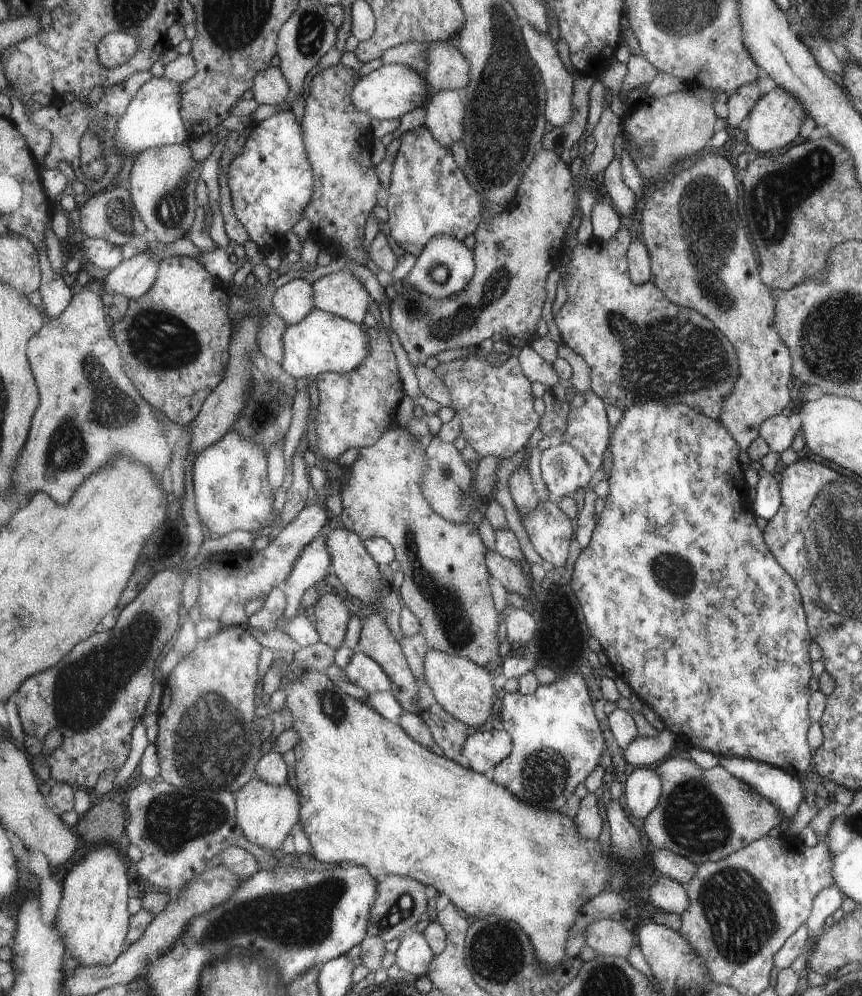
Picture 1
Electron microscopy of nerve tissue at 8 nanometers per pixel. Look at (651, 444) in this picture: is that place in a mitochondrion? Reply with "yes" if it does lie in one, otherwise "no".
yes

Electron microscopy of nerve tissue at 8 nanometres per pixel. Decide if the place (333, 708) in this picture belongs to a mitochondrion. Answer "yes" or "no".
yes

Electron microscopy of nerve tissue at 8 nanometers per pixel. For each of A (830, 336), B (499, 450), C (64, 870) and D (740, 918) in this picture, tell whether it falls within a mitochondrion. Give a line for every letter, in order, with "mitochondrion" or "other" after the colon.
A: mitochondrion
B: other
C: other
D: mitochondrion

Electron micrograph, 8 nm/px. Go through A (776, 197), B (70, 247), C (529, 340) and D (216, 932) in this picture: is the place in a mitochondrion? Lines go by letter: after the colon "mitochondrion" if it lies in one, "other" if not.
A: mitochondrion
B: other
C: other
D: mitochondrion

